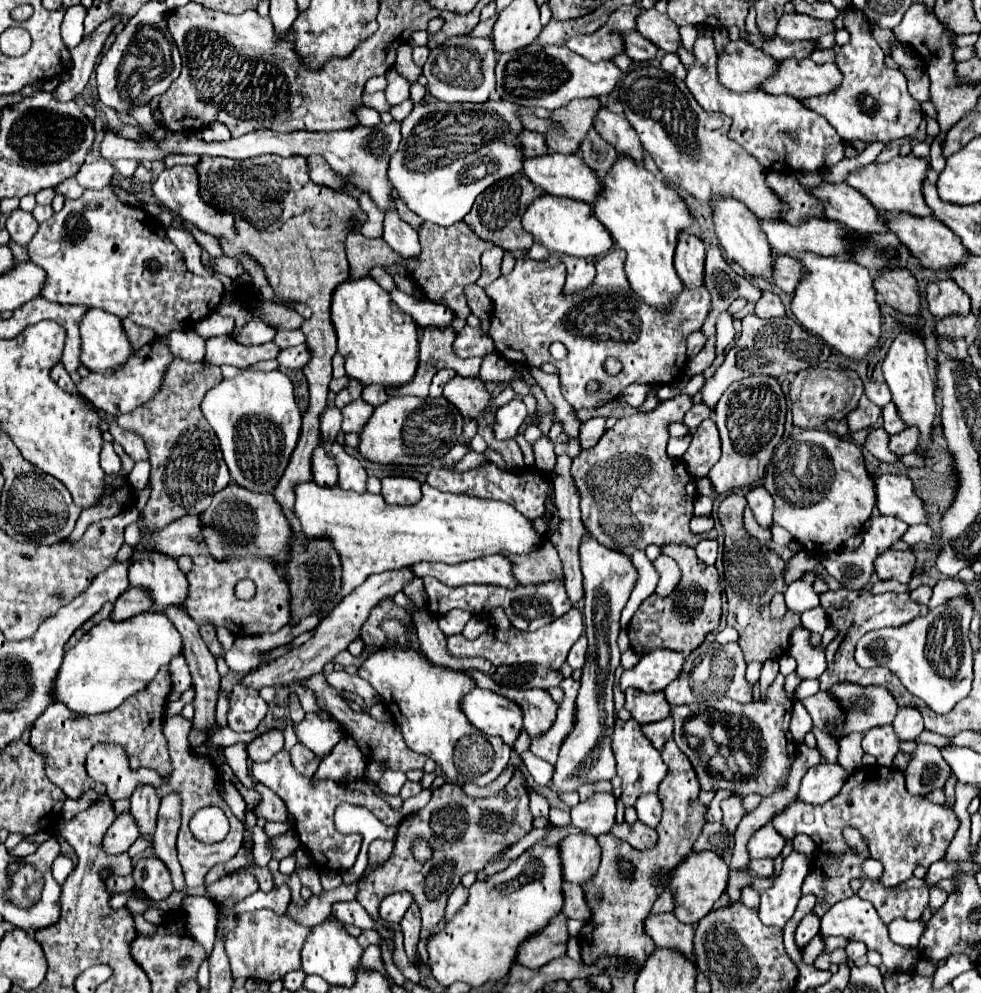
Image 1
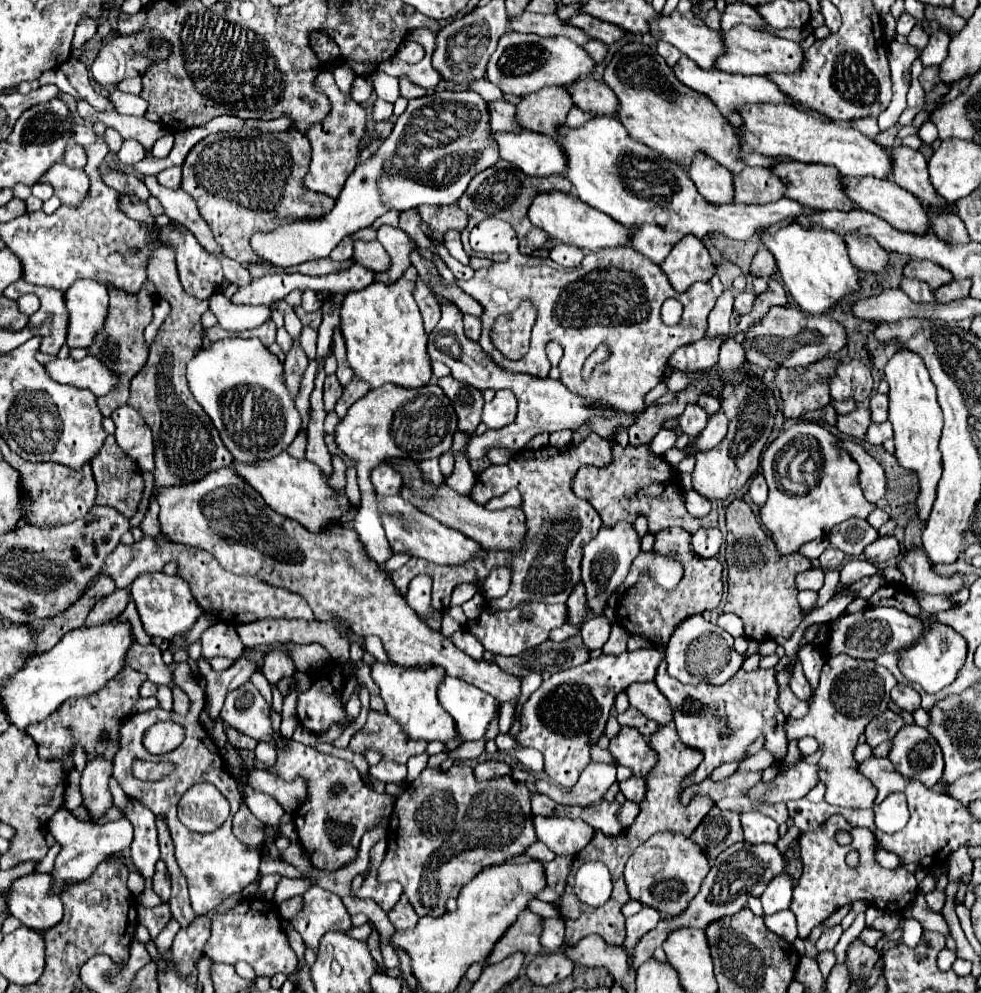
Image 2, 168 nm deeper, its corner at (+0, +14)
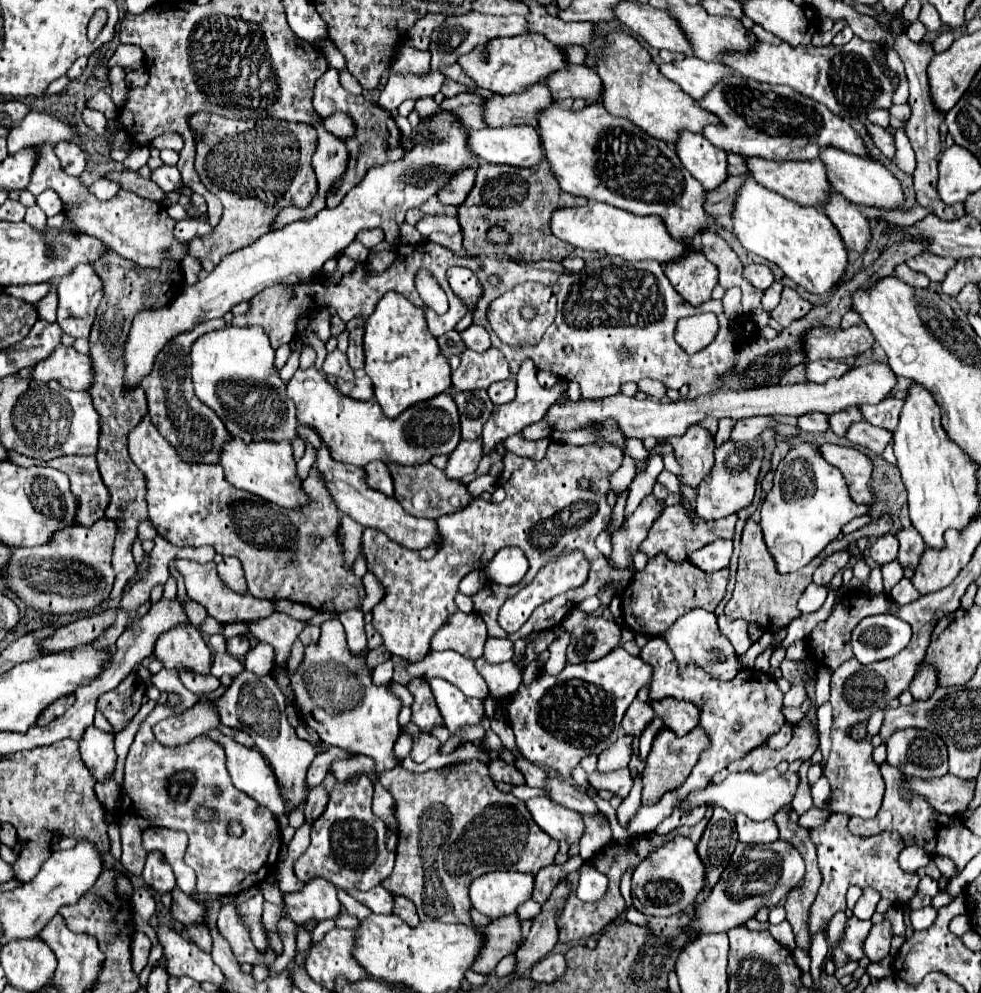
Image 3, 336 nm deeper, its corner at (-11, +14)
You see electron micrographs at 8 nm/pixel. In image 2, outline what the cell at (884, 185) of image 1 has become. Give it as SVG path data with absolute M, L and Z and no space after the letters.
M786 104L746 106L742 108L746 126L742 130L742 152L760 152L766 156L788 156L798 162L816 162L838 168L848 178L874 176L878 180L890 180L894 170L894 158L890 148L876 144L858 130L838 126L814 118L810 112L796 110Z

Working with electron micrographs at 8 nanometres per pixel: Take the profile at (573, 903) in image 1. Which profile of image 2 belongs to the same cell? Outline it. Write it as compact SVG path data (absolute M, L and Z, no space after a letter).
M556 856L552 862L548 862L546 864L548 884L546 884L546 890L542 890L542 894L538 894L538 900L558 902L564 894L570 868L572 868L572 858L566 858L566 856L562 856L562 858Z

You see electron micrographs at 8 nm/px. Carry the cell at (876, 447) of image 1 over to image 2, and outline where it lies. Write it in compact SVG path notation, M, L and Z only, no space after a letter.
M862 402L858 404L858 408L846 416L838 416L838 430L844 432L844 434L850 434L858 440L864 440L866 438L866 432L868 432L868 426L872 424L872 418L870 418L870 408L868 408L868 402Z

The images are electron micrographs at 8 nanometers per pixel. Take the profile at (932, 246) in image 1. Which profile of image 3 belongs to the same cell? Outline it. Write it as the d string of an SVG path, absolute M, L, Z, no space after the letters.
M825 146L819 150L819 158L827 168L827 180L835 192L845 196L849 202L857 206L875 206L875 208L899 208L905 200L901 192L899 180L877 160L867 156L855 156L849 152L843 152L833 146Z

